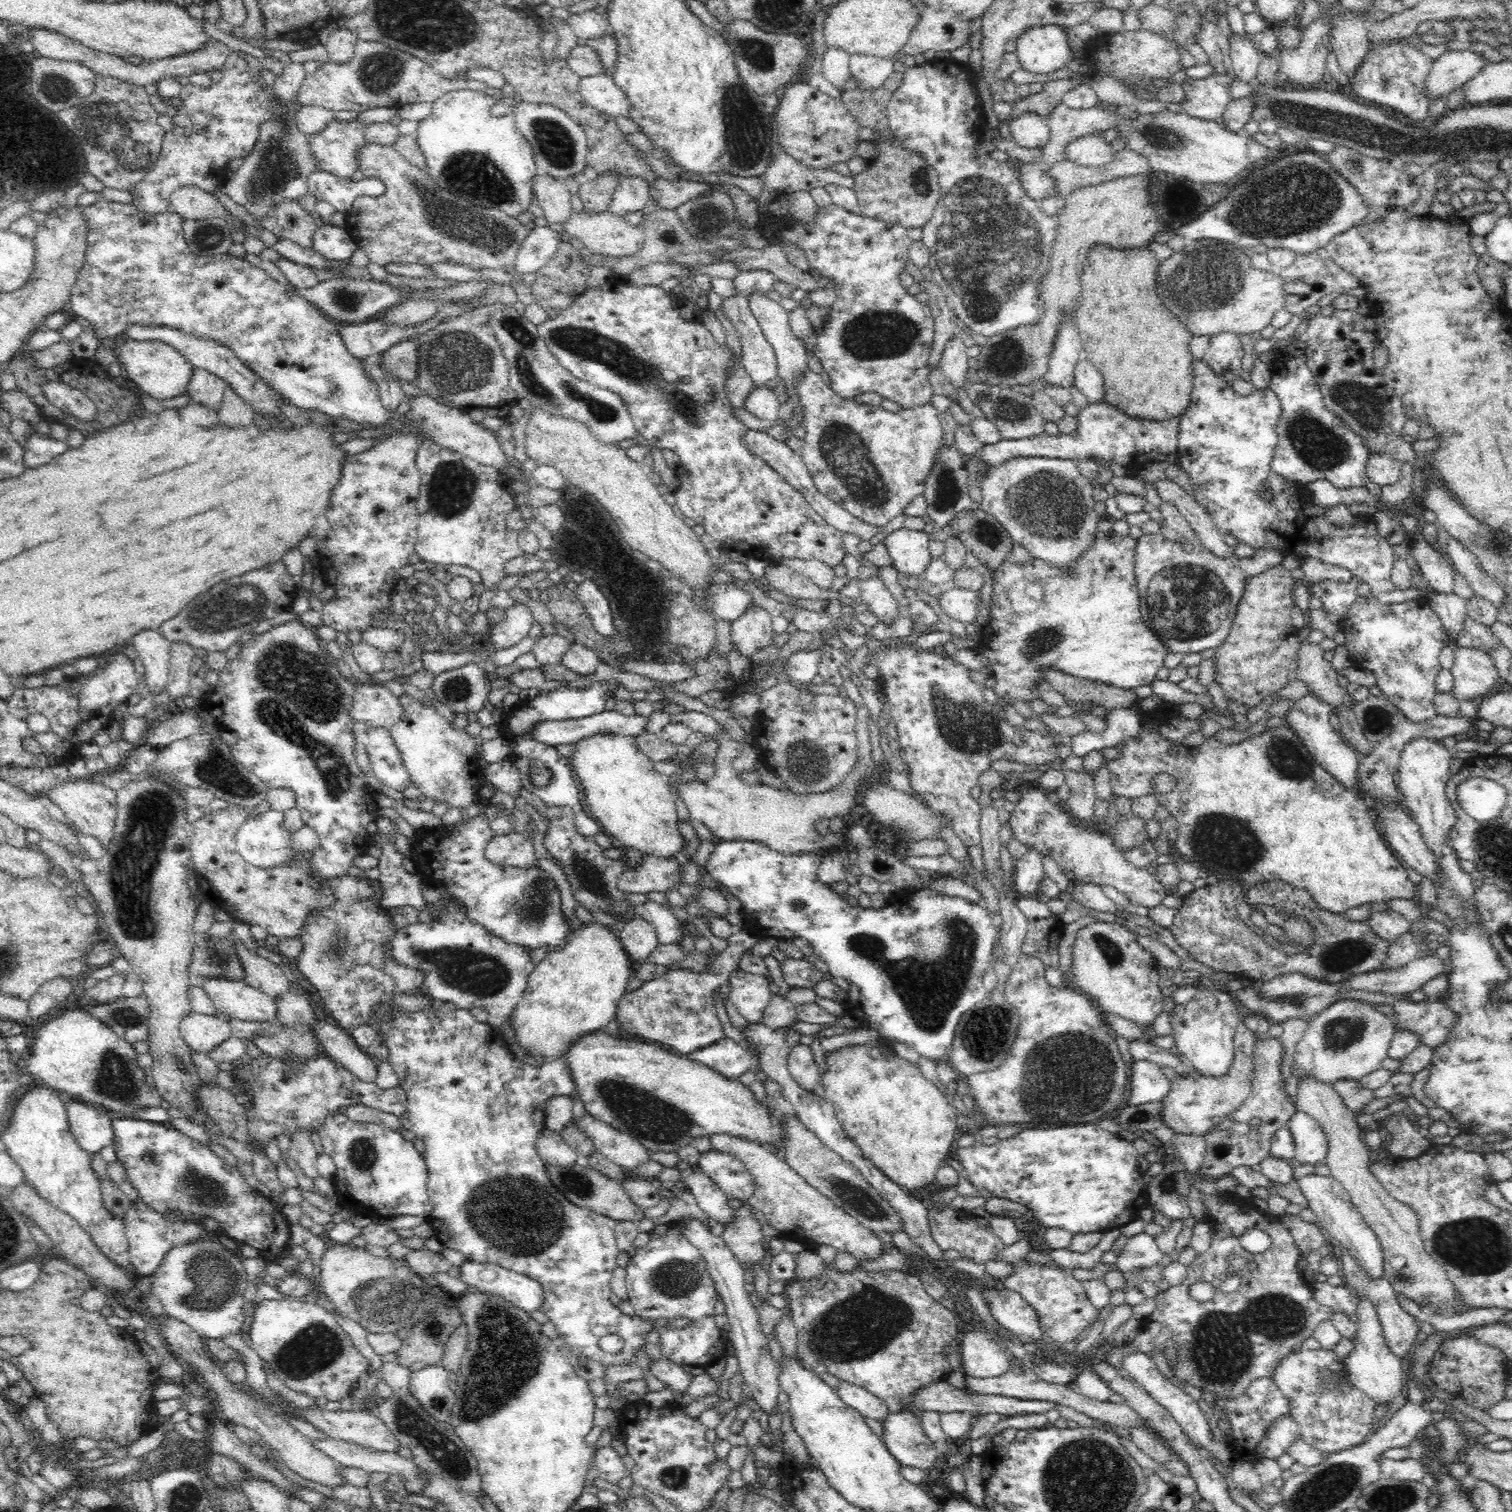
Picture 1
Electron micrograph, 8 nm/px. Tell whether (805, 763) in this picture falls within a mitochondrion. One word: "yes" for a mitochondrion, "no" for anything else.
yes

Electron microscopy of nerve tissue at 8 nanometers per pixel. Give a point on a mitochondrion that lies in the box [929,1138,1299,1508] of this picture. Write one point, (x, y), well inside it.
(1168, 1182)

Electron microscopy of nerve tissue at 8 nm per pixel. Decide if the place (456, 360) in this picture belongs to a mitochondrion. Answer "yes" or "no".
yes

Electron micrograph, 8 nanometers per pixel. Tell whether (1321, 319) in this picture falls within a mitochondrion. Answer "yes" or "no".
no

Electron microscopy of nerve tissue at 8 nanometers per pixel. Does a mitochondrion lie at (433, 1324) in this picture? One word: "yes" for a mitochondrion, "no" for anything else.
yes

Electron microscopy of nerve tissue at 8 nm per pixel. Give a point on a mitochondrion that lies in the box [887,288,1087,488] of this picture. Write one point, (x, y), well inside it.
(1008, 357)

